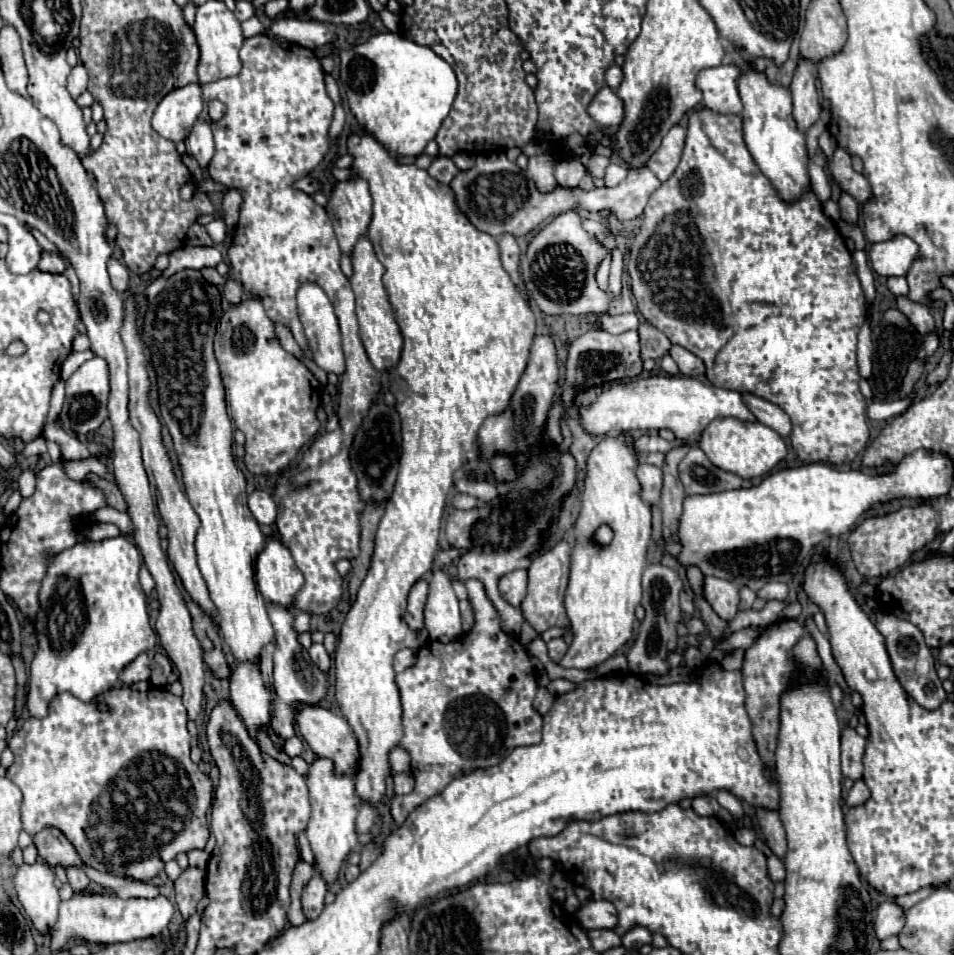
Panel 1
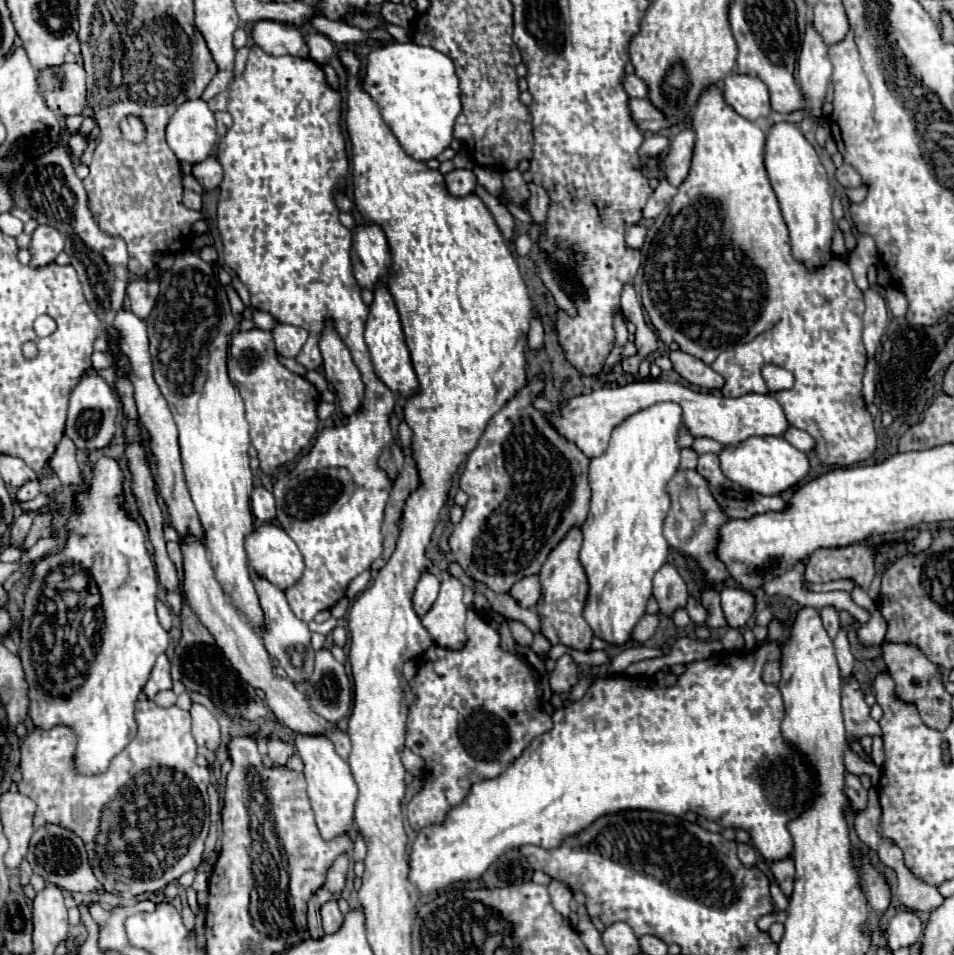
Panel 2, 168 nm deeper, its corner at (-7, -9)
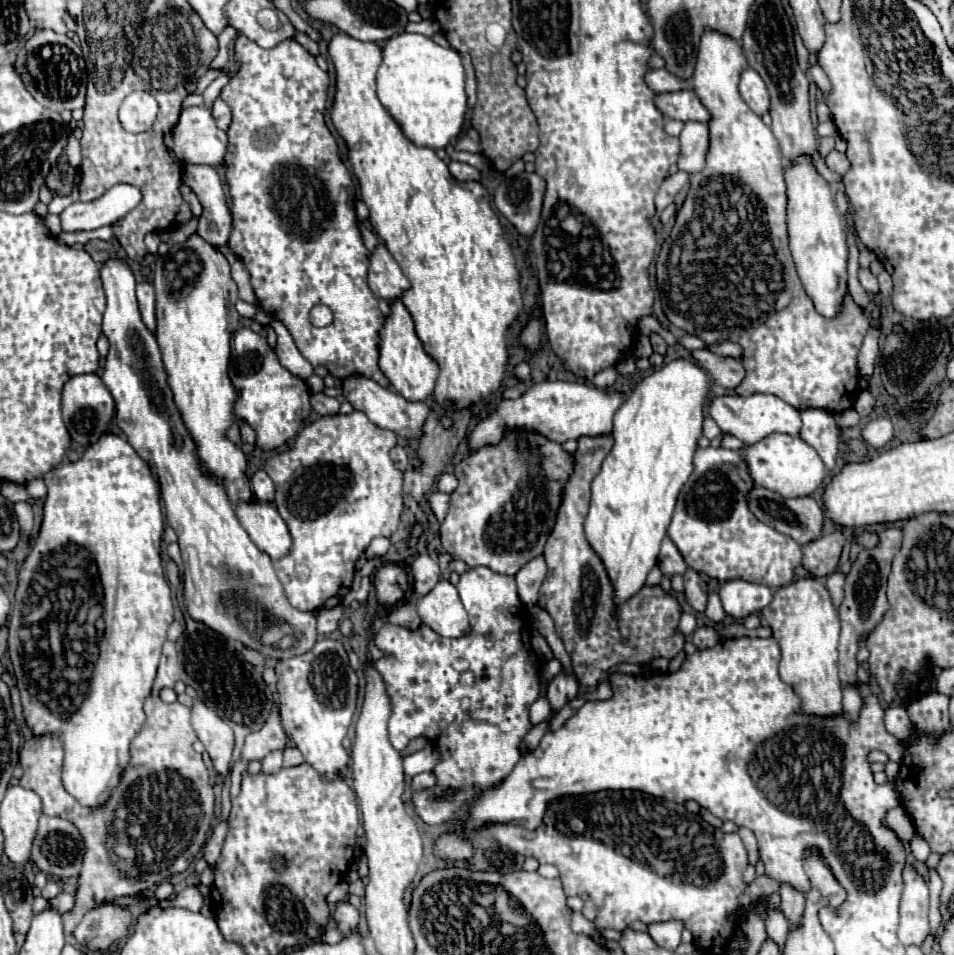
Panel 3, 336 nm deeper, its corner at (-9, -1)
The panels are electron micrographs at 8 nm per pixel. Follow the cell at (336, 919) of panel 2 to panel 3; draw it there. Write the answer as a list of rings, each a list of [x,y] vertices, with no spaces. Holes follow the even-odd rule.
[[[341,901],[337,907],[335,907],[335,913],[333,913],[333,919],[337,923],[337,929],[343,933],[343,935],[349,935],[357,923],[359,923],[359,911],[347,903],[347,901]]]

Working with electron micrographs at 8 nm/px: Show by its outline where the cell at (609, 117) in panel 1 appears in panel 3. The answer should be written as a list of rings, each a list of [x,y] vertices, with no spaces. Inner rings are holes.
[[[675,91],[675,93],[661,93],[657,95],[657,107],[663,111],[667,119],[679,119],[679,121],[701,121],[709,123],[711,113],[707,107],[699,101],[695,91]]]

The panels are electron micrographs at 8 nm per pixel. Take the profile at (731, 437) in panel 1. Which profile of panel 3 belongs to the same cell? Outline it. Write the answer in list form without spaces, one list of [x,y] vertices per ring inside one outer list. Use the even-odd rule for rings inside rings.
[[[771,435],[771,439],[763,439],[763,443],[745,447],[743,457],[747,459],[747,465],[749,465],[755,485],[761,485],[761,487],[775,491],[779,495],[807,497],[817,487],[821,487],[821,483],[825,479],[825,465],[821,461],[821,457],[801,437]]]

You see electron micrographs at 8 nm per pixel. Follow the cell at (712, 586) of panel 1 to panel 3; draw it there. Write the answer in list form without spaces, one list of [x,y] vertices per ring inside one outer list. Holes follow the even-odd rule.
[[[743,579],[727,581],[719,589],[723,609],[733,619],[745,619],[747,615],[761,611],[771,601],[771,595],[773,593],[769,587]]]

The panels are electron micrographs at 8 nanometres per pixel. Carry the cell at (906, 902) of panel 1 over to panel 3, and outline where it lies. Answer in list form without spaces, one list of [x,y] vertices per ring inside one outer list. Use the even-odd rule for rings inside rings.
[[[895,807],[895,809],[891,809],[887,813],[887,825],[899,835],[899,839],[911,841],[911,837],[913,837],[913,823],[907,817],[903,807]]]

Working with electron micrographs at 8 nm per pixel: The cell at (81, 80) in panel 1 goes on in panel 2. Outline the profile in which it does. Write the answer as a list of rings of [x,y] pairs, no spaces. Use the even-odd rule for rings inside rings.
[[[65,63],[57,71],[41,71],[39,87],[45,103],[61,115],[79,115],[87,105],[85,69],[79,63]]]

